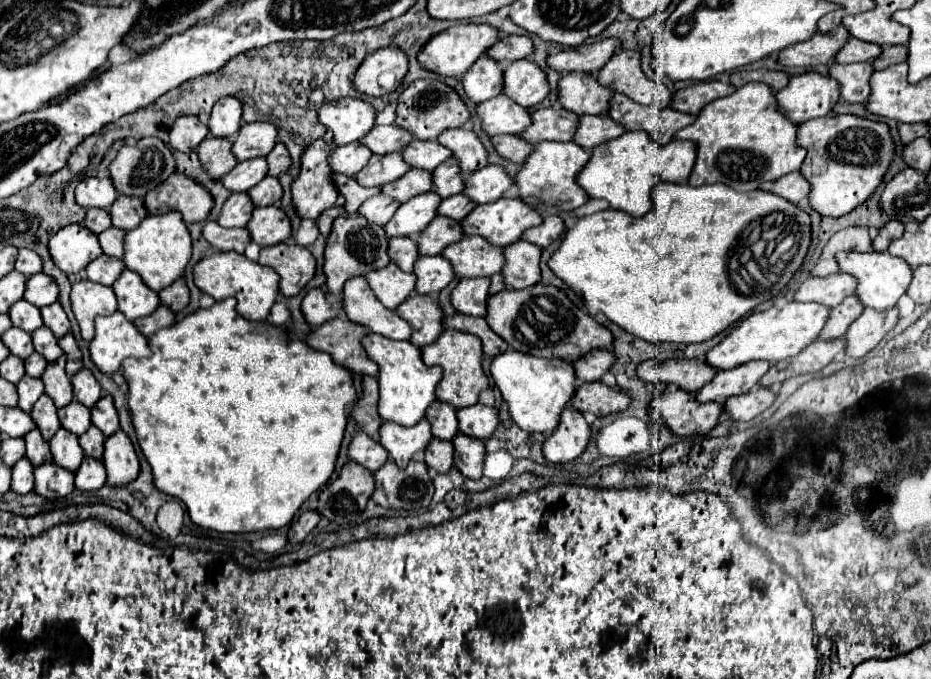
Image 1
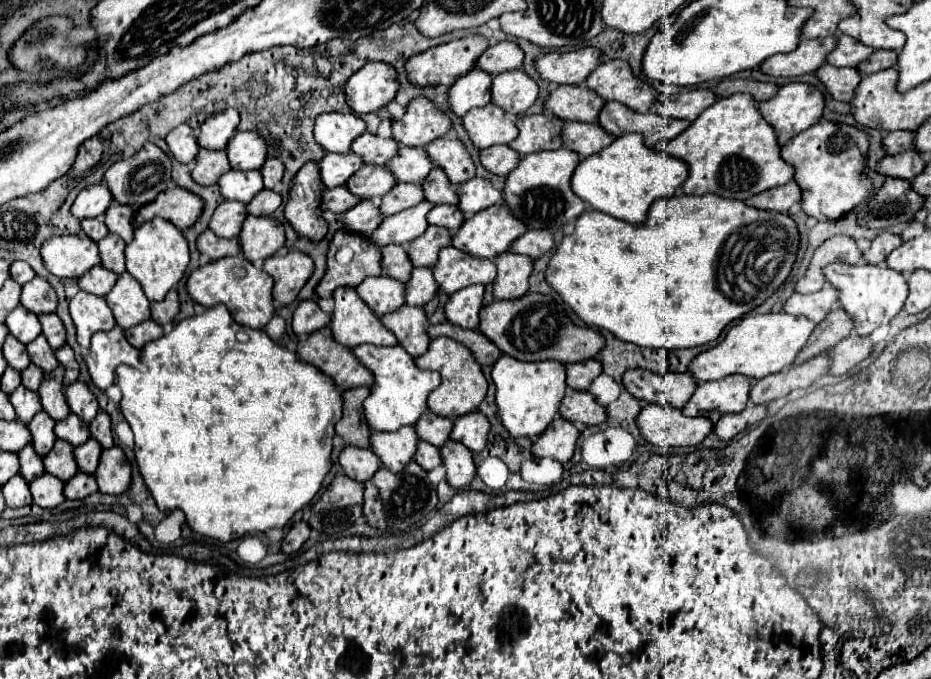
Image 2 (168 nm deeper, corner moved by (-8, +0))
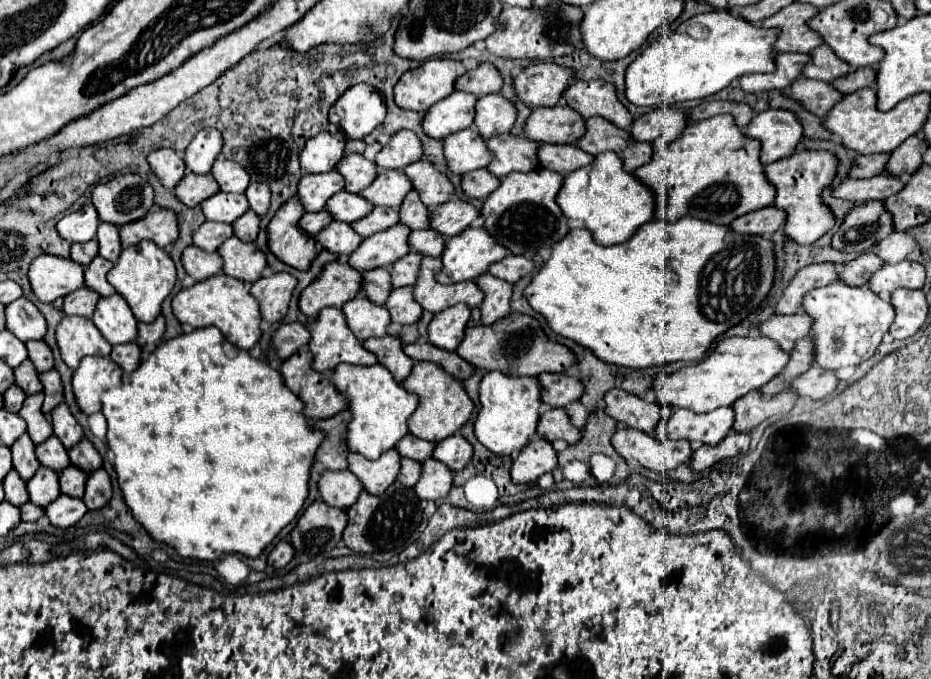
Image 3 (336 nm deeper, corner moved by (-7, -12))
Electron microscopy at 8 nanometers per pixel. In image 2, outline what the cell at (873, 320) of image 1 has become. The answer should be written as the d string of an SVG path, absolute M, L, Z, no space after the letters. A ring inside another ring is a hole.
M849 334L829 350L829 356L831 356L829 374L835 374L835 376L847 374L849 370L855 368L855 364L861 364L873 352L873 348L875 346L869 336L859 338L857 334Z

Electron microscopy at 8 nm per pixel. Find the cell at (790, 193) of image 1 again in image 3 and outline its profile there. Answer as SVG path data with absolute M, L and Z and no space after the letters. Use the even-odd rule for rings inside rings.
M768 206L764 210L754 210L750 214L744 214L742 218L736 218L730 224L730 230L736 234L762 234L768 236L776 232L786 222L786 214L778 210L776 206Z

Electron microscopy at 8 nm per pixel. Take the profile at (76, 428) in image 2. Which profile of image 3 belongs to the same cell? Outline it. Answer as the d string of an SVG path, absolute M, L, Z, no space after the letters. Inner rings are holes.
M50 436L46 442L36 446L36 458L38 458L40 466L52 468L54 472L60 472L66 466L70 466L68 452L66 452L66 448L62 448L62 444L58 442L56 436Z

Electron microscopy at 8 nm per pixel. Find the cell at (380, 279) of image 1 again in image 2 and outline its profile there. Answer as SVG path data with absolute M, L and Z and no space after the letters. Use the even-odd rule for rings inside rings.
M387 274L379 278L365 278L359 286L359 296L379 314L393 312L403 306L403 294L405 294L405 284L395 282L395 278L387 278Z

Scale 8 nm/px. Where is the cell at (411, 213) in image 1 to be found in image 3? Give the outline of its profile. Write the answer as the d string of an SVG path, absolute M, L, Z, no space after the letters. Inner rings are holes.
M396 224L390 230L372 234L370 238L362 240L362 246L348 258L348 264L360 272L374 270L374 268L388 268L398 258L410 252L408 234L410 234L410 228L402 224Z

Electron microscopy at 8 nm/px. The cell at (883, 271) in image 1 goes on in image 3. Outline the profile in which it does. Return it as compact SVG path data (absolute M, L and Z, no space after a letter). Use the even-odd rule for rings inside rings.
M832 282L830 286L810 290L802 300L802 312L812 318L810 338L814 344L814 364L822 370L840 370L860 364L874 356L894 320L894 308L866 286L848 286Z

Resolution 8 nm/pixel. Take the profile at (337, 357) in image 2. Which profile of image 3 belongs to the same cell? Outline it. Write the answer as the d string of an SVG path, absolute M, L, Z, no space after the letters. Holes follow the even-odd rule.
M300 348L288 360L282 362L280 374L284 384L304 402L302 414L310 420L326 420L346 410L346 402L334 390L332 382L312 370L312 354L308 348Z

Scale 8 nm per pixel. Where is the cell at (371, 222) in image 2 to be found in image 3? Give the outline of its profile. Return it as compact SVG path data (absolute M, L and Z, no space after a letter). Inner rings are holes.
M330 222L330 226L326 226L324 230L320 230L314 236L314 242L318 246L322 246L324 250L334 252L340 258L348 258L360 246L362 238L358 238L358 234L354 234L350 224Z

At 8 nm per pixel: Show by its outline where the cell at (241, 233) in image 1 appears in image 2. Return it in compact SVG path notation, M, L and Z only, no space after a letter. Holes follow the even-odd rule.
M205 230L199 238L197 238L197 248L201 254L207 254L211 260L219 260L223 256L237 256L241 254L239 250L239 240L237 238L219 238L215 236L211 230Z

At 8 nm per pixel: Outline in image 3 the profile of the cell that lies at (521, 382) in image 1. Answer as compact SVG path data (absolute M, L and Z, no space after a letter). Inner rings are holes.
M486 372L480 382L480 410L474 422L474 436L492 454L512 456L522 450L526 442L536 434L540 386L536 378L510 378L500 372Z

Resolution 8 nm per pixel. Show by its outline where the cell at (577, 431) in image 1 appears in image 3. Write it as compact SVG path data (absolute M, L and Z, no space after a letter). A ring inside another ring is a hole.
M530 438L530 442L514 456L510 478L514 484L532 484L542 474L556 468L556 452L544 438Z

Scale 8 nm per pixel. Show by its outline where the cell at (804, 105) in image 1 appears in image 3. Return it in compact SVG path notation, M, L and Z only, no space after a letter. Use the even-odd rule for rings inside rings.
M766 110L754 114L742 132L746 138L760 142L760 162L764 166L788 158L802 140L802 126L790 110Z

